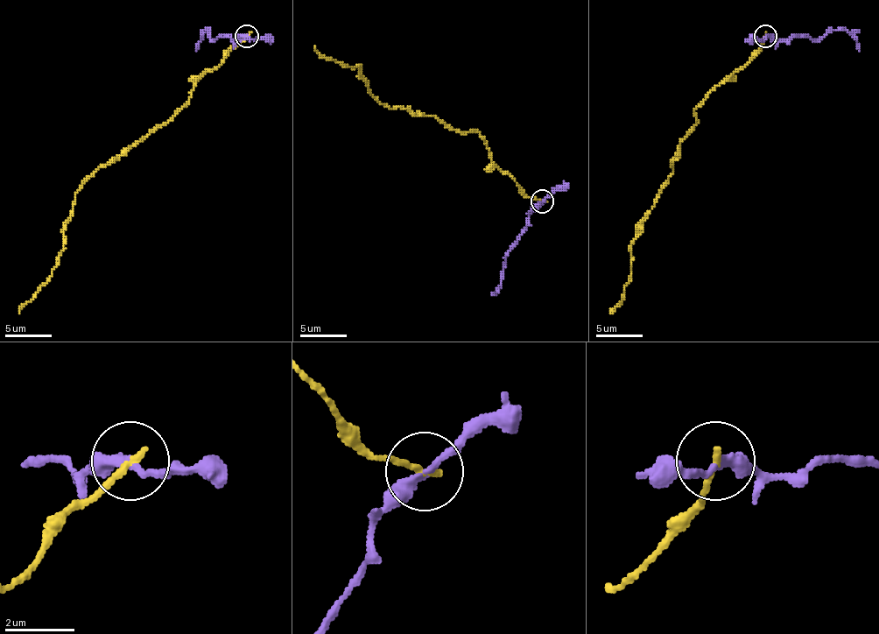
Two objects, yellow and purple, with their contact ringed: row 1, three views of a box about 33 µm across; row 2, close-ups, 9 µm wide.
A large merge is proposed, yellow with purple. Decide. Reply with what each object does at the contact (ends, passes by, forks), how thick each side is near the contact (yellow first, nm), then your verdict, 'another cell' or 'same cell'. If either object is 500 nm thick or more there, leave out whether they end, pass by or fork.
yellow ends; purple passes by; calibres 220 and 280 nm; another cell

